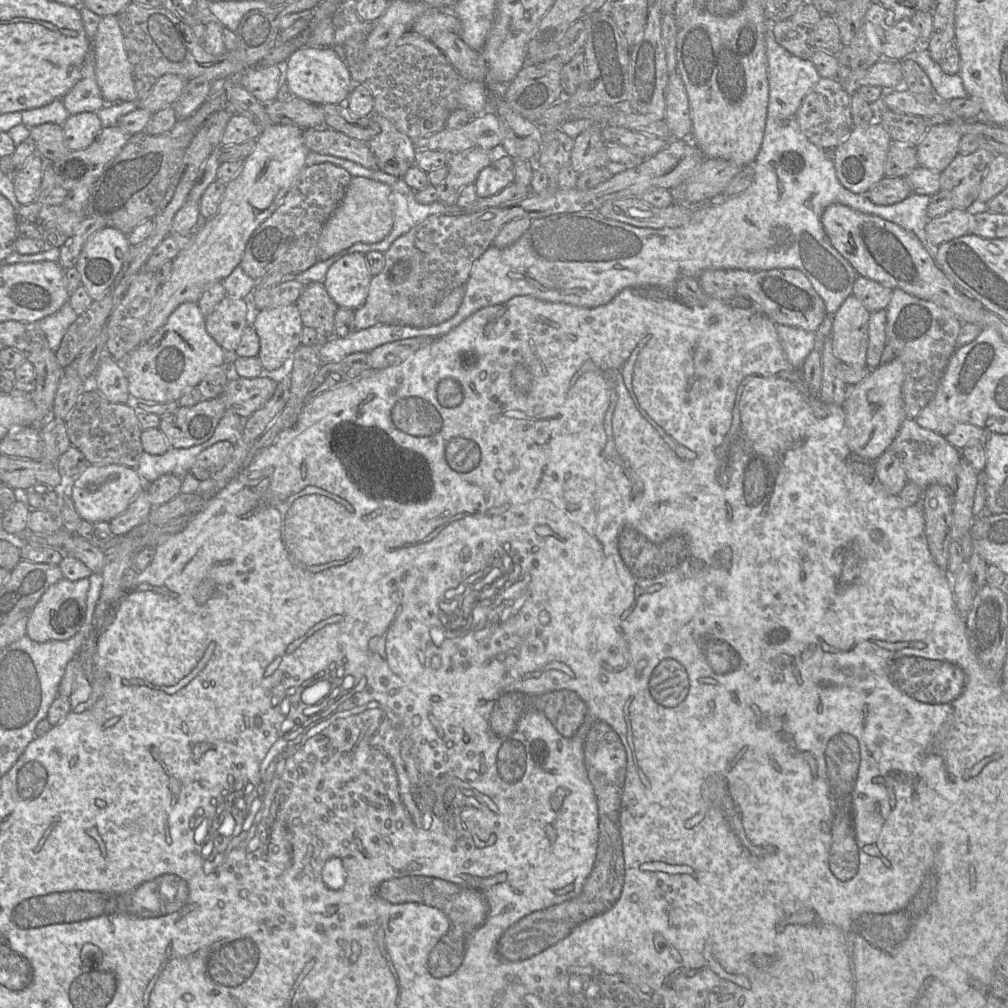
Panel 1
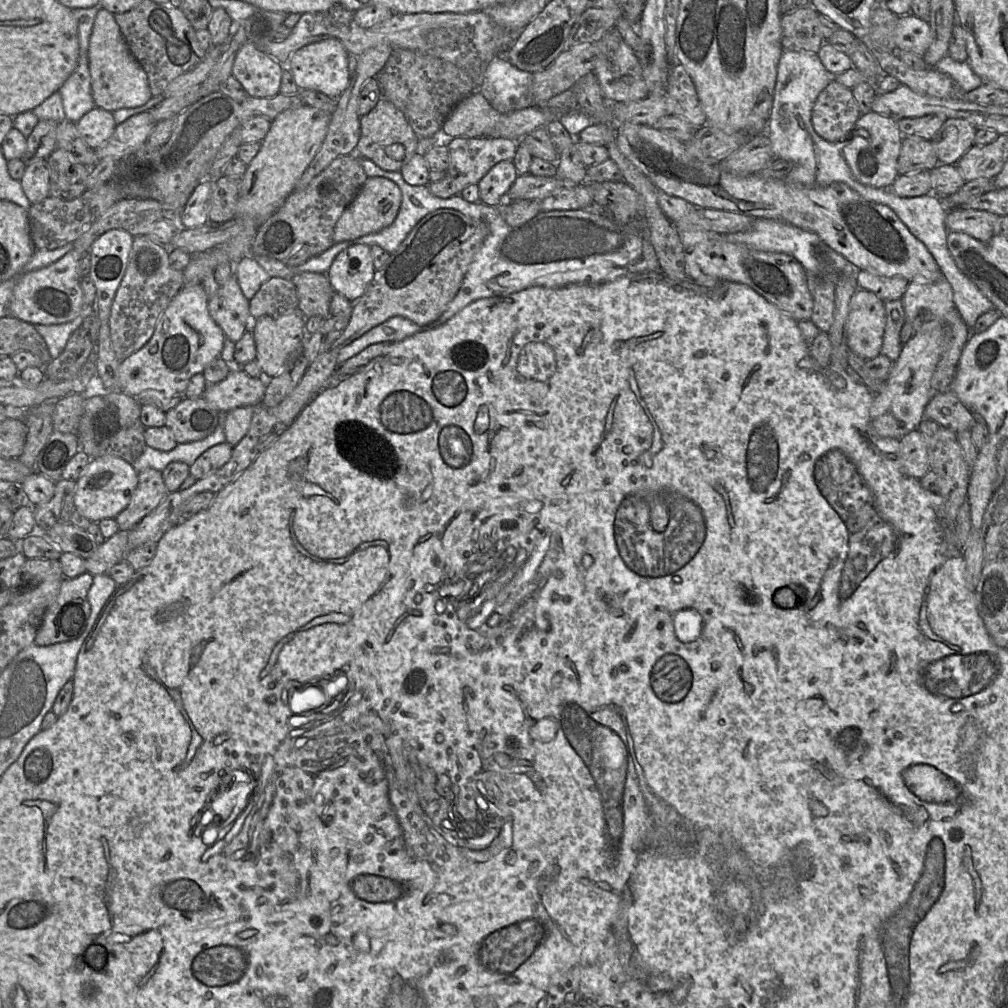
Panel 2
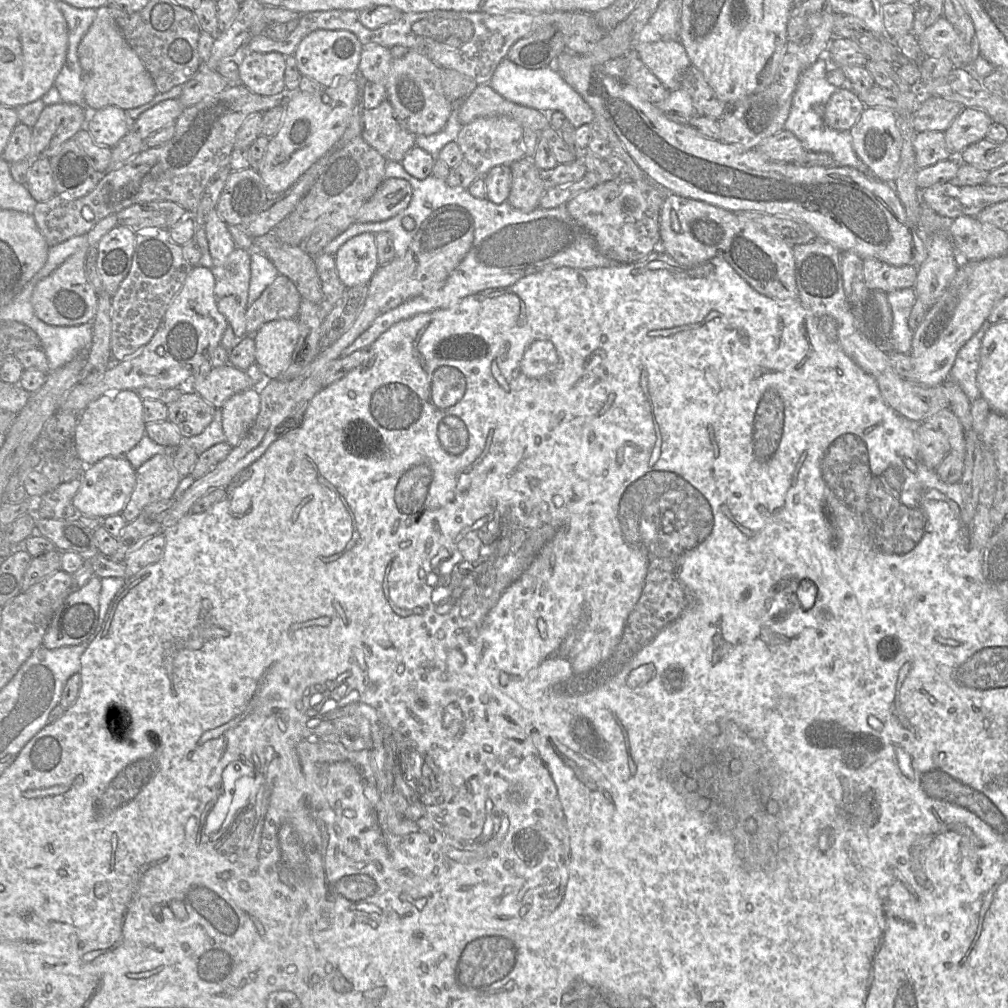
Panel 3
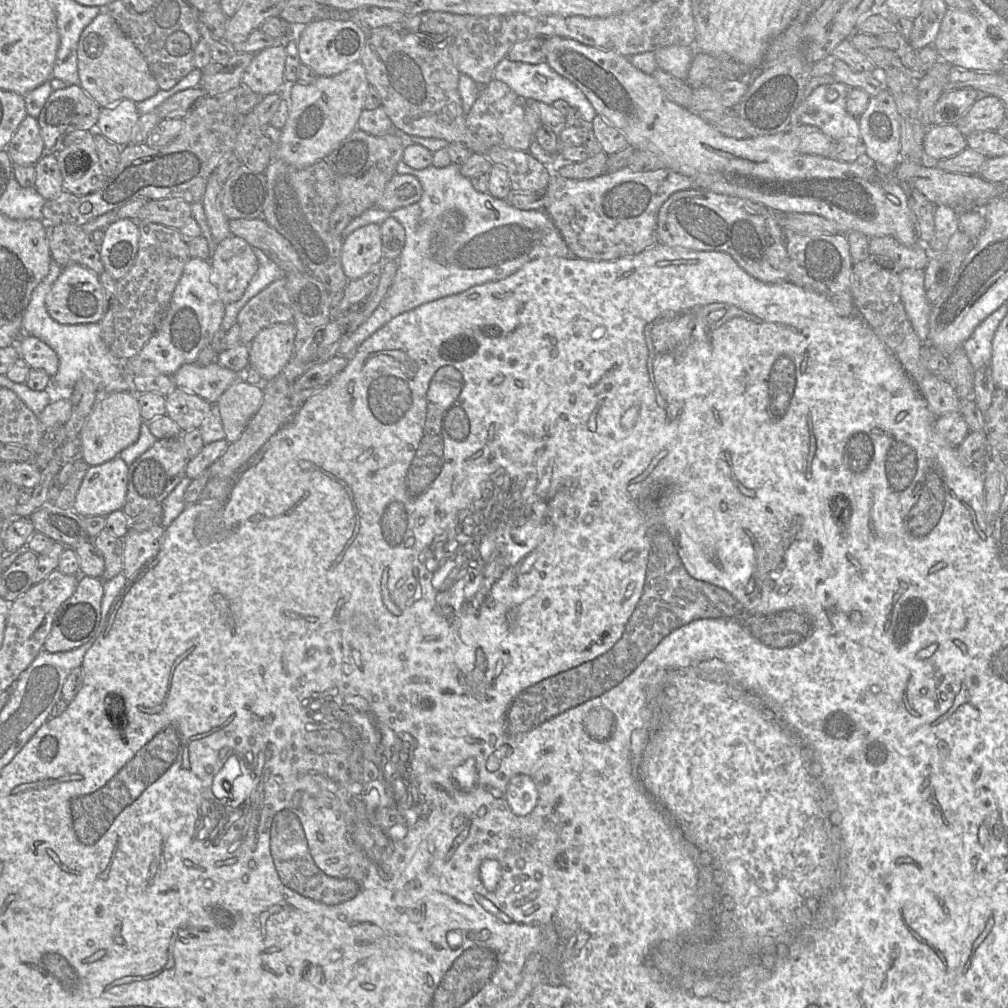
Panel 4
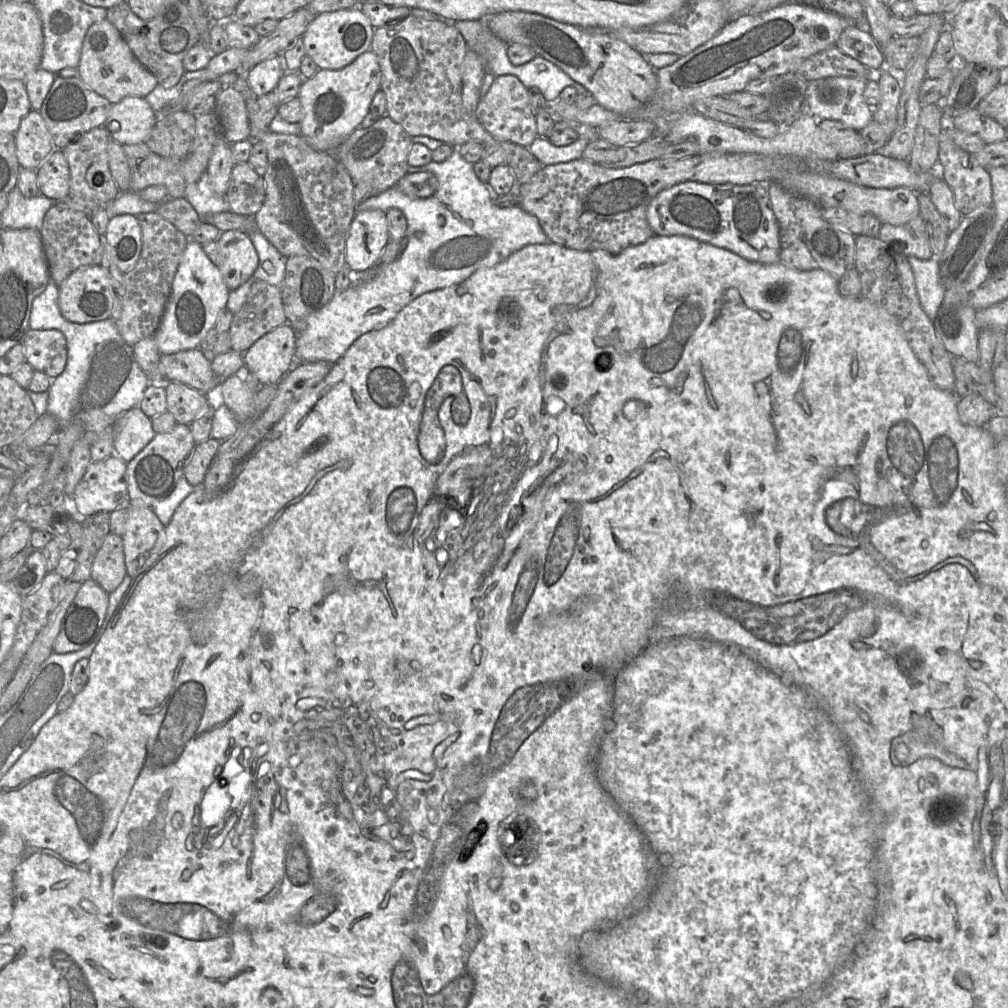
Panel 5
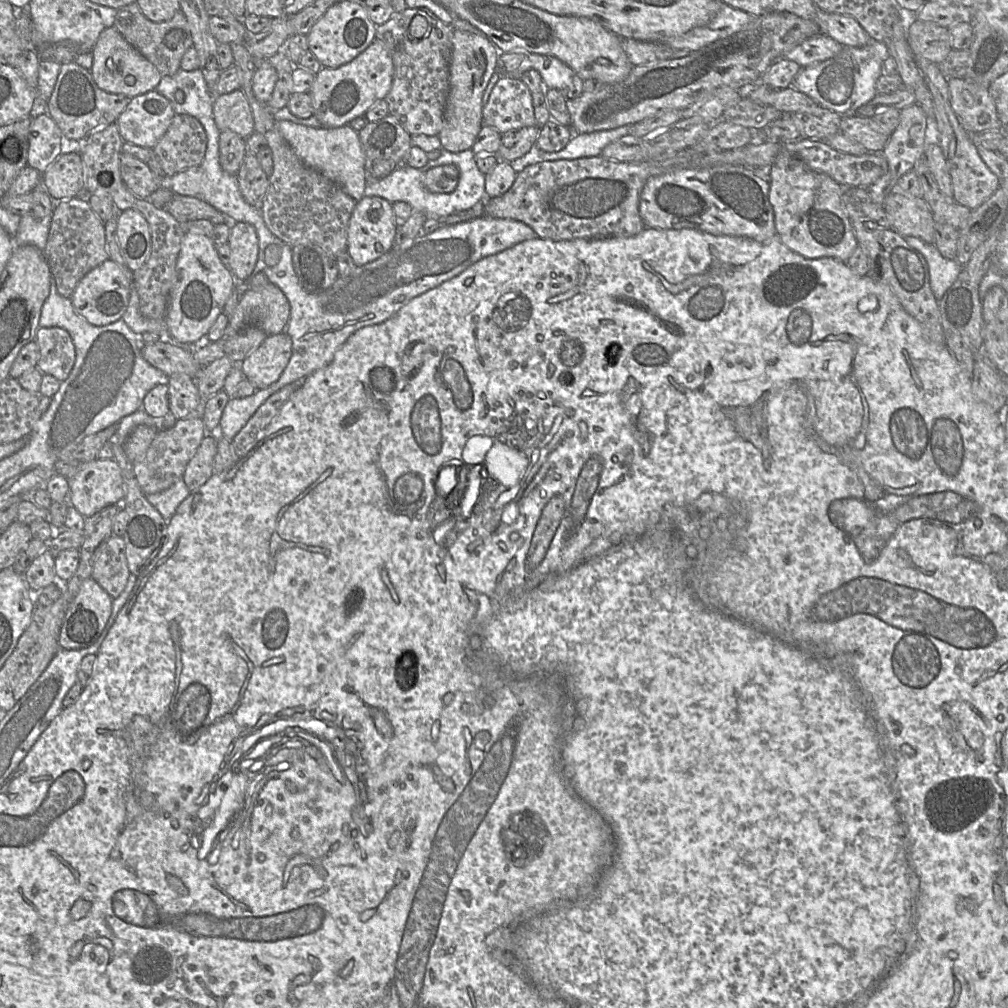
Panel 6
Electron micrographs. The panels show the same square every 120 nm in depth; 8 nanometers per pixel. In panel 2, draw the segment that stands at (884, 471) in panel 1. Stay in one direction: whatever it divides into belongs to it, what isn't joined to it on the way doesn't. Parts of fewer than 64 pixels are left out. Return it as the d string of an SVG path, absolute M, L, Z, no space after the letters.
M914 429L899 441L899 462L902 473L915 479L922 478L930 470L930 465L926 443L921 432Z

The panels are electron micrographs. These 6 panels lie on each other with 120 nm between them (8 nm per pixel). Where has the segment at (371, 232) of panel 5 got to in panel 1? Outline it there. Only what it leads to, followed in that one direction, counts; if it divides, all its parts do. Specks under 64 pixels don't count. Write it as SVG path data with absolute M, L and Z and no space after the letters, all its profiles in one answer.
M355 252L332 264L323 283L338 307L354 311L364 304L371 277L366 256Z

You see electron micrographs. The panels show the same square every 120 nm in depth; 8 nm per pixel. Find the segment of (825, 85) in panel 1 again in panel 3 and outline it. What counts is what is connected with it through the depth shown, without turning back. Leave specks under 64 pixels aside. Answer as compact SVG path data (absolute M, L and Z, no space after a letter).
M837 88L825 104L824 122L834 130L850 130L858 121L865 104L850 88Z

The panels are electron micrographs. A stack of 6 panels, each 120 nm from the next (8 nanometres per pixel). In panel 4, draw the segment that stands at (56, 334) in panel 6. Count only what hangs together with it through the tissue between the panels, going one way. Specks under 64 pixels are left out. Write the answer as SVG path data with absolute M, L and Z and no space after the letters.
M27 335L16 340L20 357L32 370L44 370L50 377L56 375L59 369L59 358L56 352L37 337Z

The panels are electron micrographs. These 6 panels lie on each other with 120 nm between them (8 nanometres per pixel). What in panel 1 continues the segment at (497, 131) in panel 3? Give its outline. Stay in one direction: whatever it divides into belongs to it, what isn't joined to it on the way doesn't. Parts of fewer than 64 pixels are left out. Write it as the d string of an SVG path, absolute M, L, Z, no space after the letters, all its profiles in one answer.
M500 149L468 151L446 154L448 174L444 181L436 186L439 202L453 205L460 190L469 184L474 184L479 173L495 159Z

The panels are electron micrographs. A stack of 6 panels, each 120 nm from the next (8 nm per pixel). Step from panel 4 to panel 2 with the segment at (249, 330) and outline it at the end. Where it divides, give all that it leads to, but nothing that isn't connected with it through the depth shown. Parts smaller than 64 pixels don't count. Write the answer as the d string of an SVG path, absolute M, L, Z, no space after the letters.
M270 277L249 301L251 320L287 311L298 311L299 299L292 280Z

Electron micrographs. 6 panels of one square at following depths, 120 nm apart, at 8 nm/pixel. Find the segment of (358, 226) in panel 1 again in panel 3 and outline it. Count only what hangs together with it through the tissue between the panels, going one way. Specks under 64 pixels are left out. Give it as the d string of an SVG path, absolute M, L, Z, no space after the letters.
M400 178L385 179L375 194L361 207L356 222L388 220L406 209L412 199L411 184Z

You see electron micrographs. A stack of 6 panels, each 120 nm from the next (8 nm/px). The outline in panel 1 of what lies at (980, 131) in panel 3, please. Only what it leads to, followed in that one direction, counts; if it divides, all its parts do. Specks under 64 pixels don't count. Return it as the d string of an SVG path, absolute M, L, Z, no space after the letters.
M949 122L931 124L916 145L919 166L941 173L959 153L962 134Z

